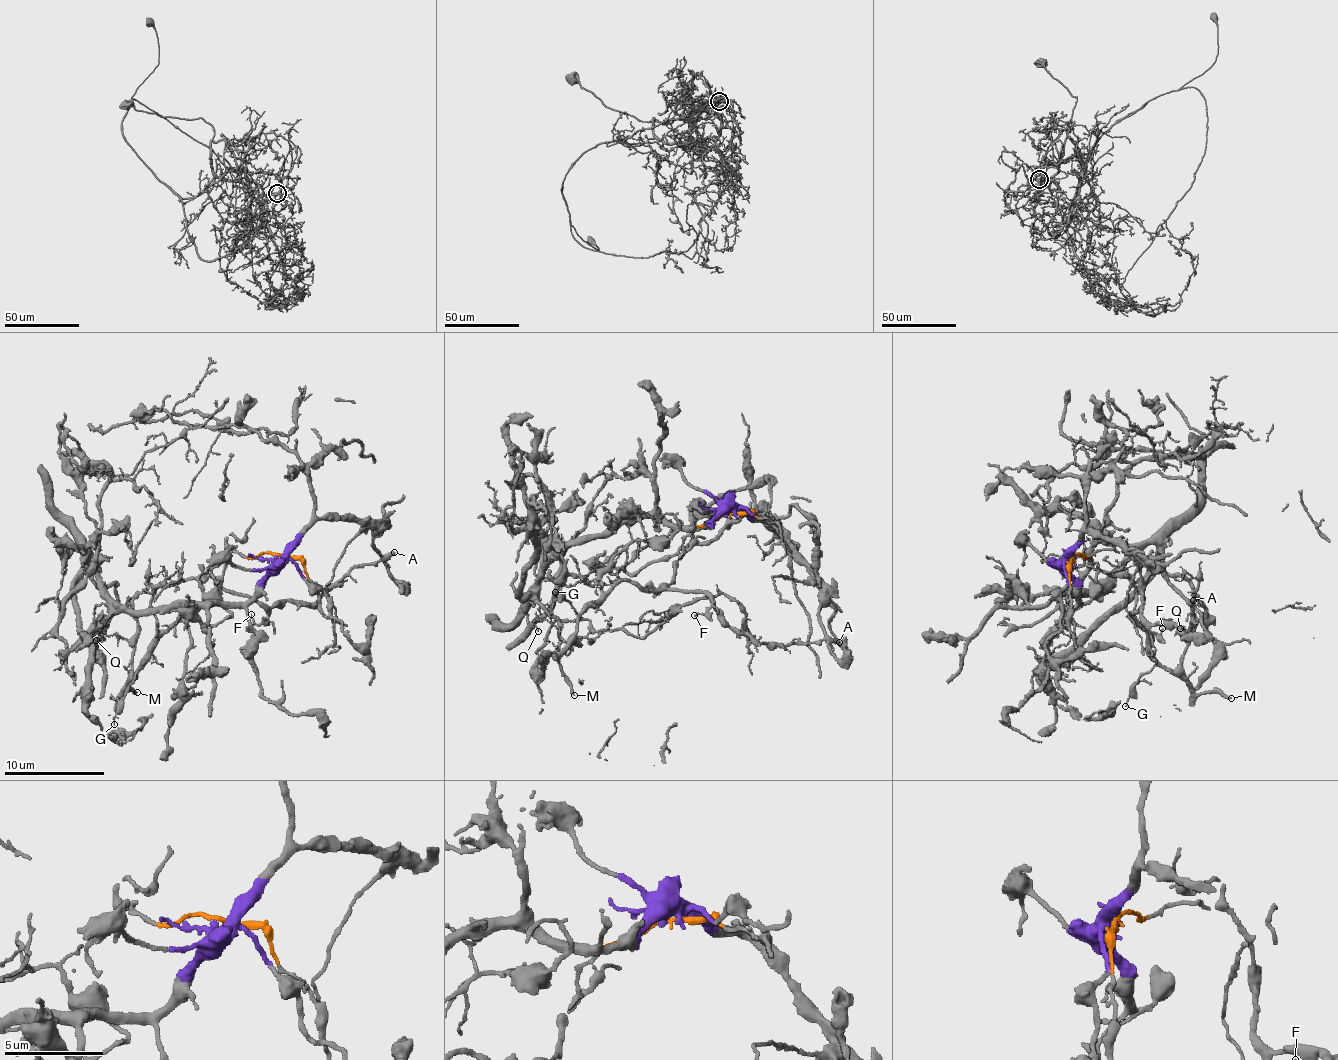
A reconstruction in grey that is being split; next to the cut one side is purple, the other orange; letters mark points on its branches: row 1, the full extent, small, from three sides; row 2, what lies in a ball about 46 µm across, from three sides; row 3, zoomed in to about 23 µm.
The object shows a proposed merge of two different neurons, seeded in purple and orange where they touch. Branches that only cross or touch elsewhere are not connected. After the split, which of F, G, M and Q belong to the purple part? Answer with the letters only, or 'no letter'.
no letter

